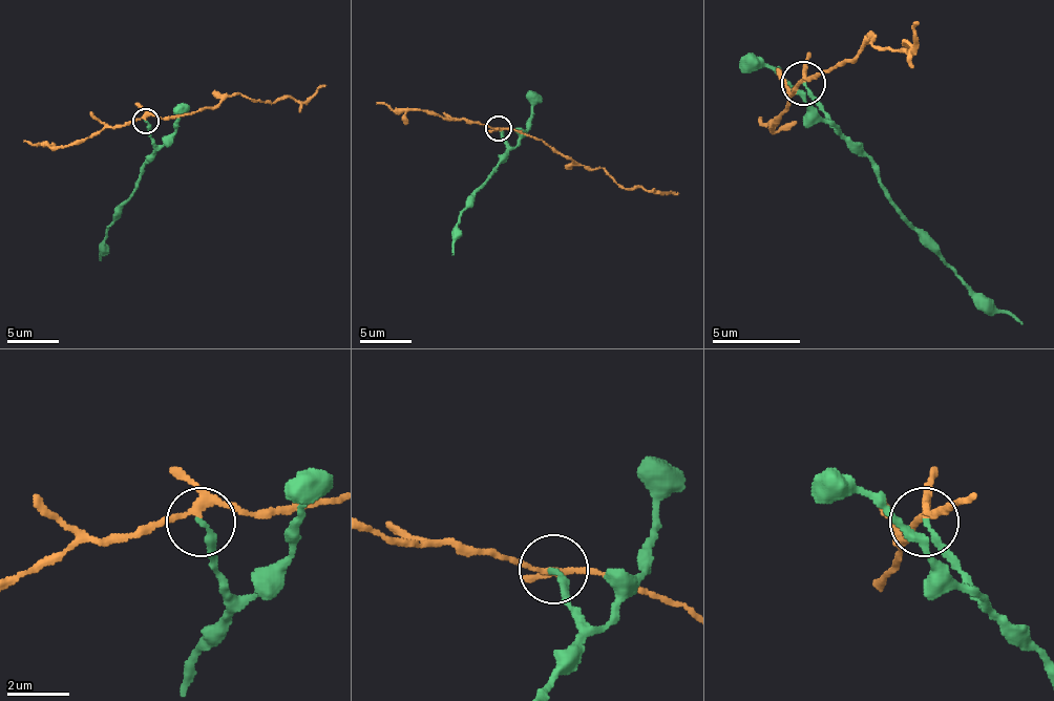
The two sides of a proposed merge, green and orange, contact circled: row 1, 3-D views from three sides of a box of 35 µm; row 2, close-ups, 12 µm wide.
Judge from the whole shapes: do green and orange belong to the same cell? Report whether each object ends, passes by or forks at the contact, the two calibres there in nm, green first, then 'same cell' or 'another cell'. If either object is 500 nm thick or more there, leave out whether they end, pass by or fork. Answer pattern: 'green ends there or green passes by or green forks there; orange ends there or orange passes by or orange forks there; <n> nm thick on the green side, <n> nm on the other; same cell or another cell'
green ends there; orange forks there; 200 nm thick on the green side, 200 nm on the other; another cell

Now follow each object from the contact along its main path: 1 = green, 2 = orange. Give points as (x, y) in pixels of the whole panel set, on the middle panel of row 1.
1: (498, 128), (505, 142), (505, 156), (462, 213), (451, 254)
2: (498, 128), (510, 128), (541, 139), (587, 167), (599, 167), (626, 188), (679, 192)

